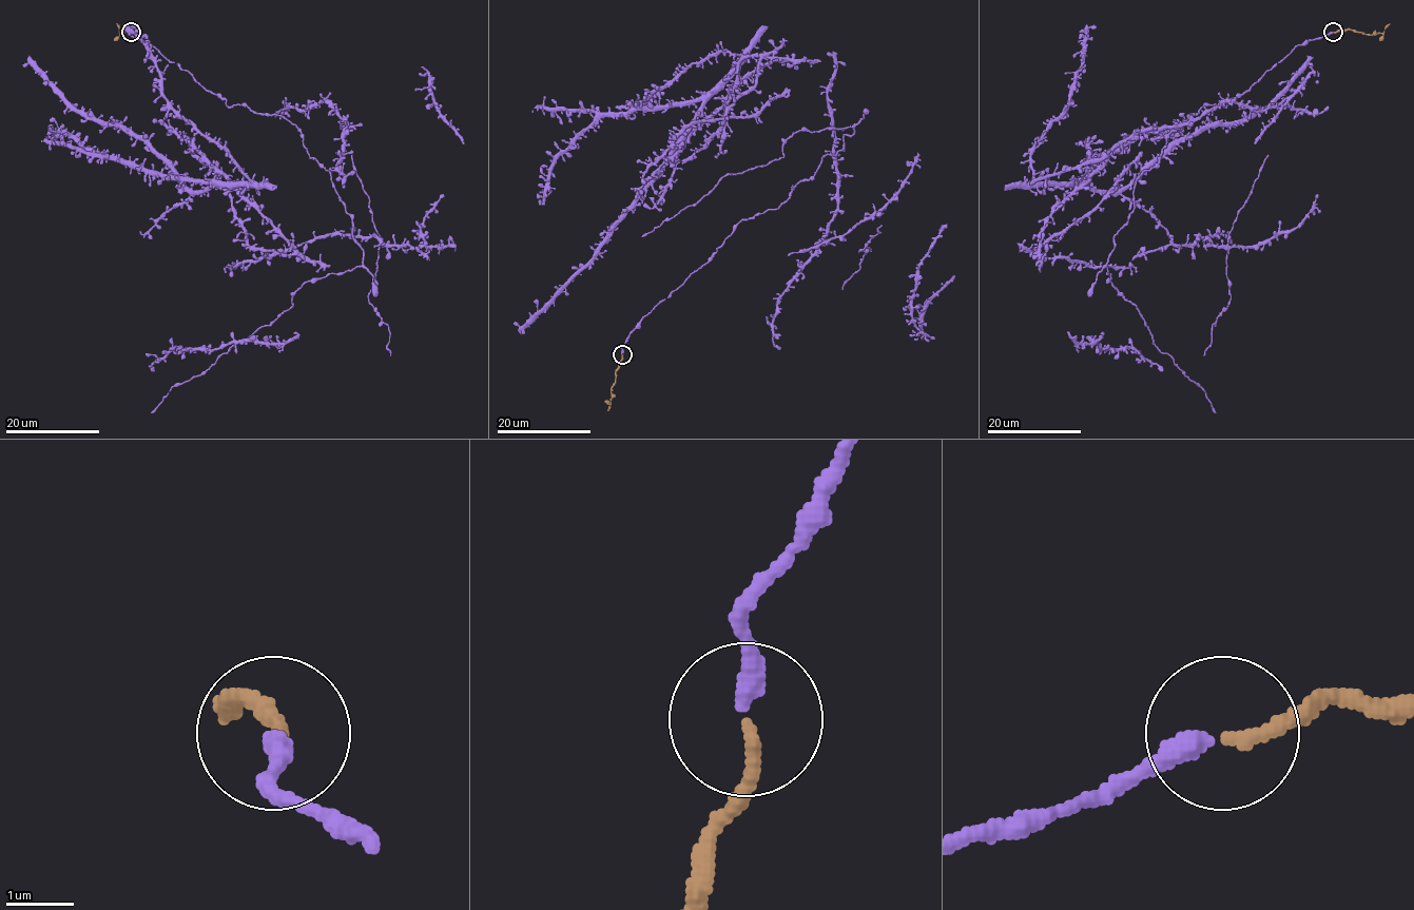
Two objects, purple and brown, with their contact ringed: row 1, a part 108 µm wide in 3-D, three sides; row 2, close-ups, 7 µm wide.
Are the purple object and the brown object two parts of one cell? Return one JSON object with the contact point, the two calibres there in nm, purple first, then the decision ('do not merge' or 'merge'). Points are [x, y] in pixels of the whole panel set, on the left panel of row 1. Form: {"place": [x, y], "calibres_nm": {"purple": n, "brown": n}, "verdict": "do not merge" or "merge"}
{"place": [131, 32], "calibres_nm": {"purple": 320, "brown": 190}, "verdict": "merge"}

